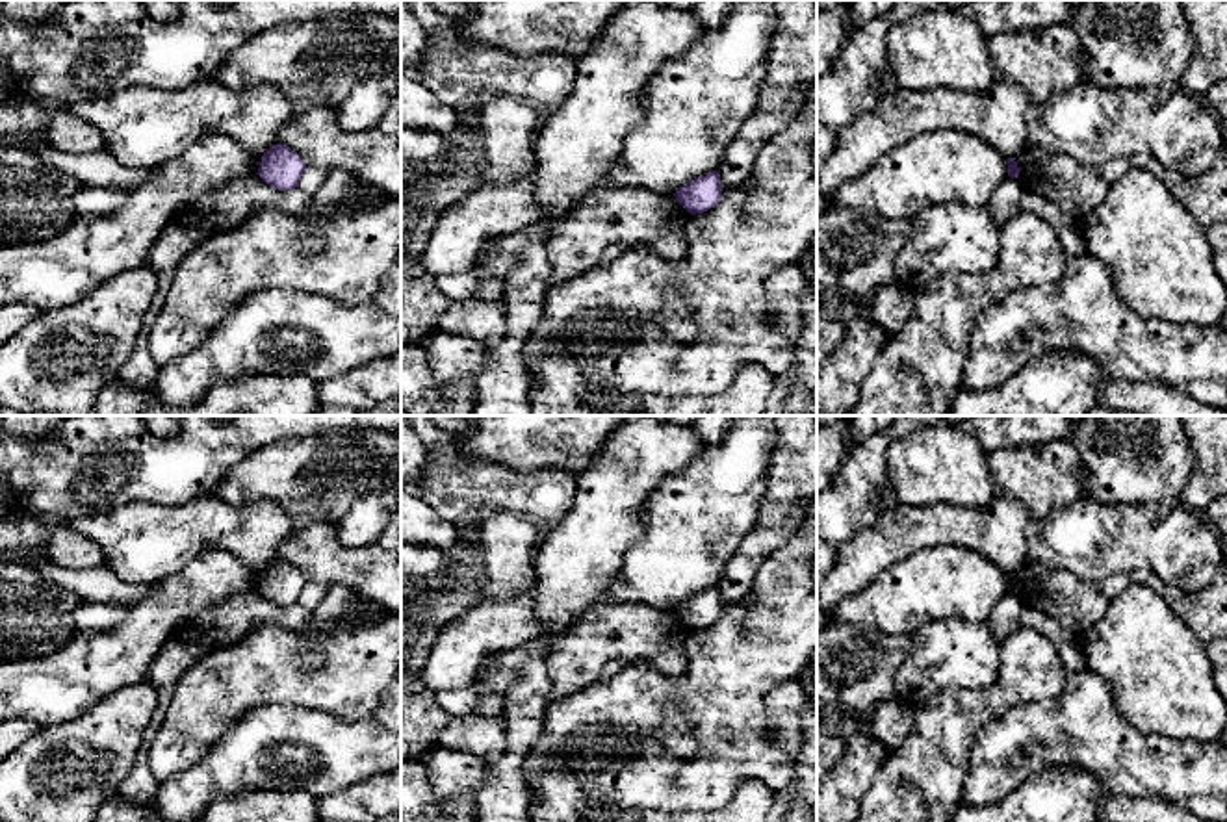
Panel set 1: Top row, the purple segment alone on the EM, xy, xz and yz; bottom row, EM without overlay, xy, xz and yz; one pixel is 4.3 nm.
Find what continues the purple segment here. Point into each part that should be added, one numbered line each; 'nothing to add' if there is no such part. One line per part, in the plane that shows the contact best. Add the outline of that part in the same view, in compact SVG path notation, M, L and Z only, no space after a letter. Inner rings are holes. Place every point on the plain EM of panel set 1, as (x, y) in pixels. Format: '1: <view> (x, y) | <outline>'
nothing to add

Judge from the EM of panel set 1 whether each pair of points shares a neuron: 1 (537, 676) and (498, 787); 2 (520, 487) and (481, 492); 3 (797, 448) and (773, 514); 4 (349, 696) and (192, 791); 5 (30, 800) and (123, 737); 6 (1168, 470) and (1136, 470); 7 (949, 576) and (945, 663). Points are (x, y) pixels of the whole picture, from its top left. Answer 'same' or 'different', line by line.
1: same
2: same
3: same
4: different
5: same
6: same
7: different

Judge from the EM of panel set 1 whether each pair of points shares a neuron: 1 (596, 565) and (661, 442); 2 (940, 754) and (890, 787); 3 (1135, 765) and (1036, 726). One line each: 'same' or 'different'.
1: same
2: same
3: same

